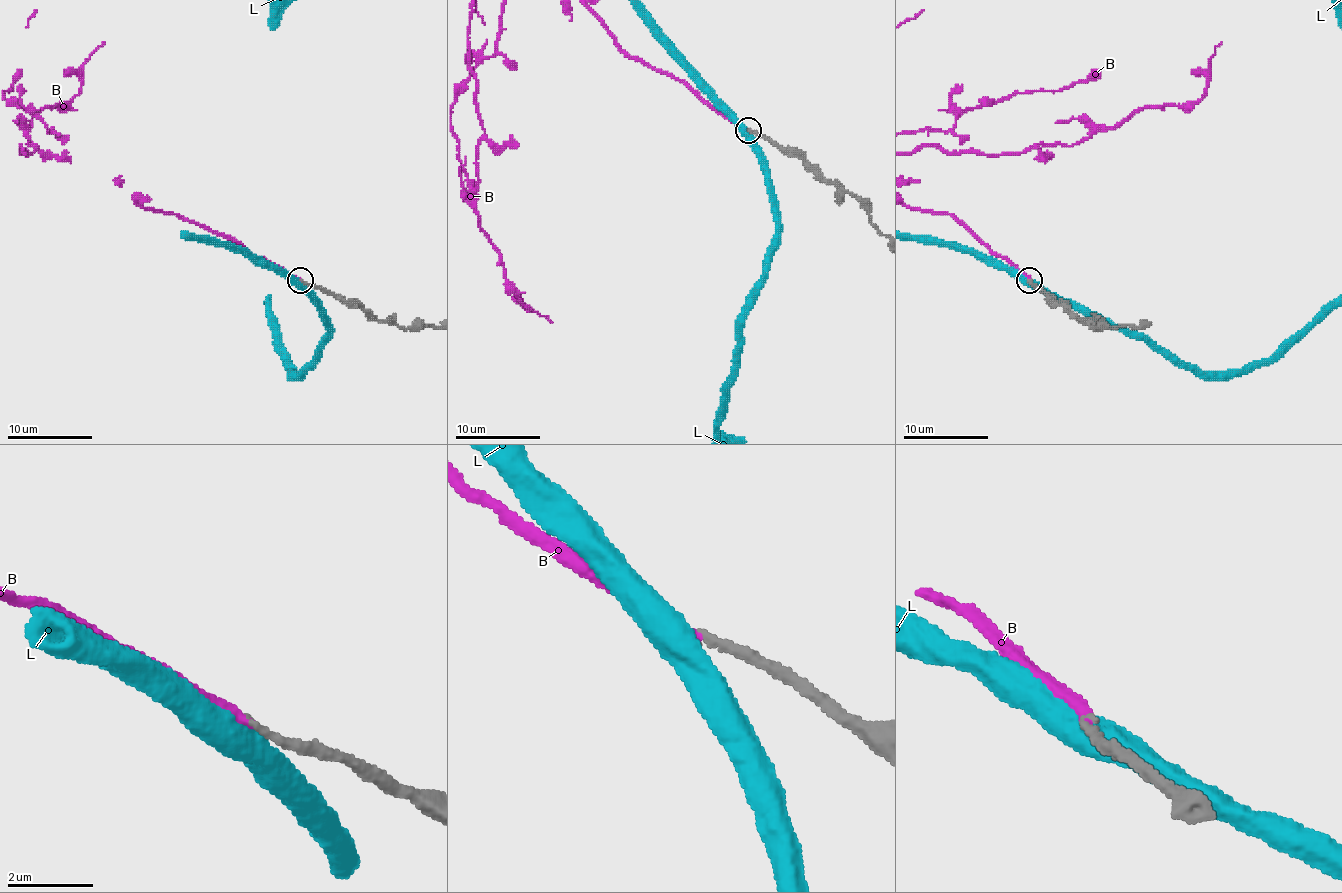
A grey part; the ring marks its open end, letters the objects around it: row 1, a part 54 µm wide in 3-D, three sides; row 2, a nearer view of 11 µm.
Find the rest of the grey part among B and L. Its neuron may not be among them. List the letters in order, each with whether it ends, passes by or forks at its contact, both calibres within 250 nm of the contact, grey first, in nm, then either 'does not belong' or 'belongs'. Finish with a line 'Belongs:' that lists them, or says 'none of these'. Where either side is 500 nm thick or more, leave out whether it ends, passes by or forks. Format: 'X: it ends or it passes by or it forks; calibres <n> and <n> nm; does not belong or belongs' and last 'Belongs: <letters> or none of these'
B: it ends; calibres 200 and 220 nm; belongs
L: calibres 150 and 600 nm; does not belong
Belongs: B

